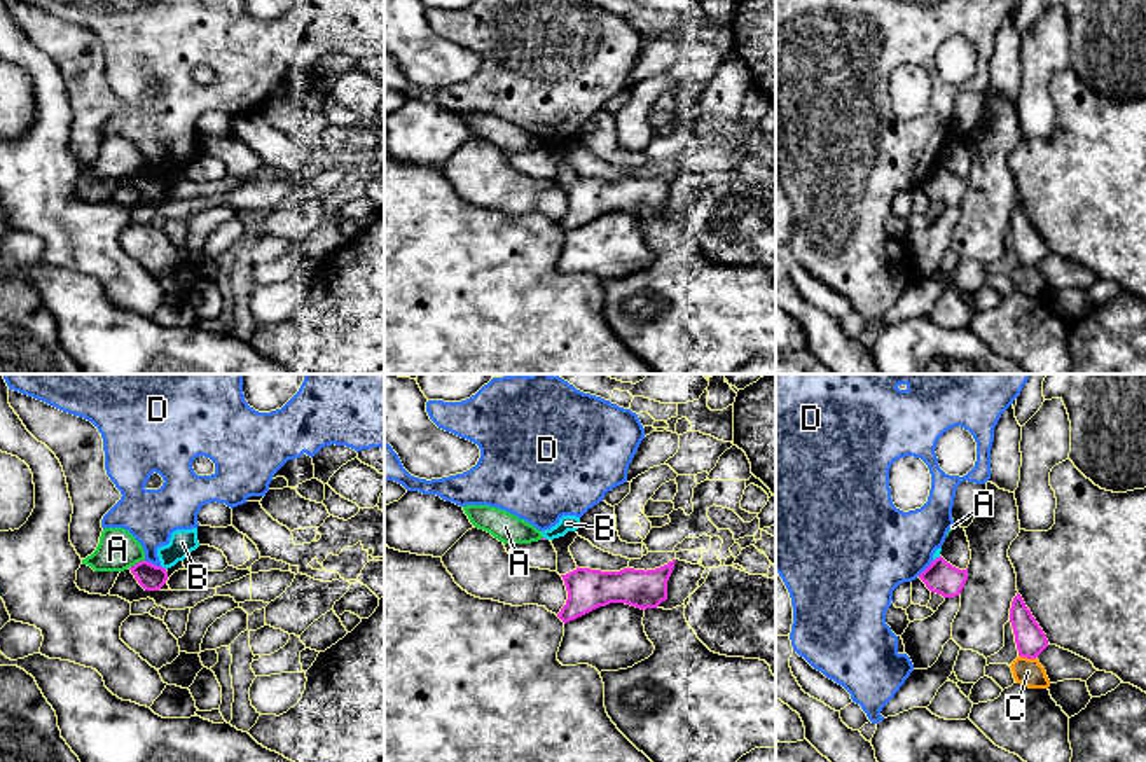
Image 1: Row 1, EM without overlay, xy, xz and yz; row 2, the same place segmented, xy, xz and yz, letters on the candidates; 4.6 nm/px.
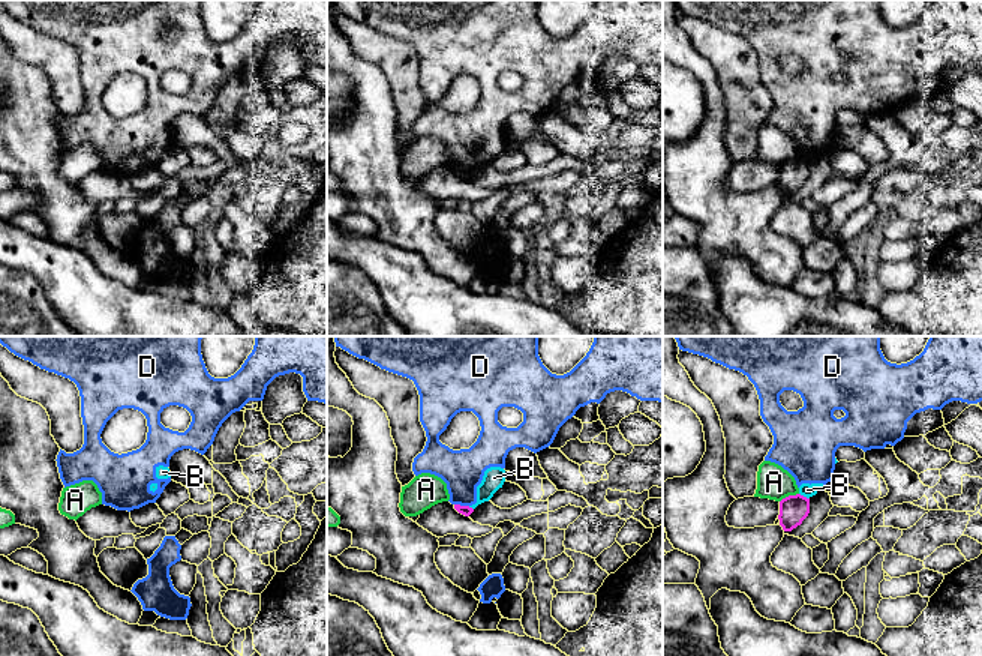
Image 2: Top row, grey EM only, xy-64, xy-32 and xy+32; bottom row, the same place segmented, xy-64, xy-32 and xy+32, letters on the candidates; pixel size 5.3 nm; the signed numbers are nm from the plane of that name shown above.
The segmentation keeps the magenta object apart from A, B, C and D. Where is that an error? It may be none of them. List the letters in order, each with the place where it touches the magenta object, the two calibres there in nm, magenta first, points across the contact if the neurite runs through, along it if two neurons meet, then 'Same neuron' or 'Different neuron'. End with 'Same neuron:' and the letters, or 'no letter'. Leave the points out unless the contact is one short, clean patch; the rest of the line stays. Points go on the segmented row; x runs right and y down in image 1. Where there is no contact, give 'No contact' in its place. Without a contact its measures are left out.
A: Touches magenta at xy (137, 563). Thickness 120 nm (magenta) against 190 nm. Boundary: xy (144, 560), (130, 568). Different neuron
B: Touches magenta at xy (165, 568). Thickness 120 nm (magenta) against 120 nm. Boundary: xy (161, 565), (166, 568). Different neuron
C: Touches magenta at yz (1028, 658). Thickness 140 nm (magenta) against 130 nm. Boundary: yz (1019, 654), (1035, 659). Different neuron
D: Touches magenta at yz (926, 568). Thickness 150 nm (magenta) against 400 nm. Different neuron
Same neuron: no letter

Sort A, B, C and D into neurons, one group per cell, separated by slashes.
A / B D / C

